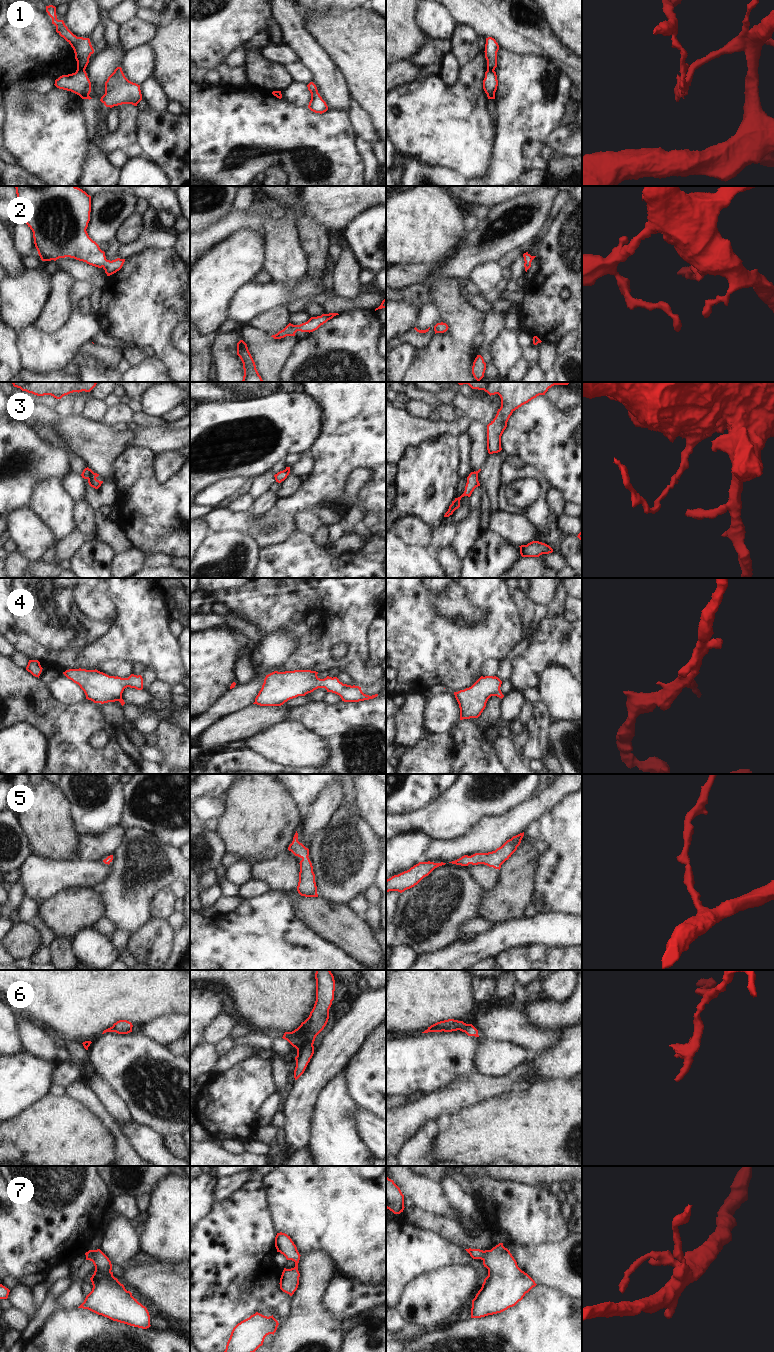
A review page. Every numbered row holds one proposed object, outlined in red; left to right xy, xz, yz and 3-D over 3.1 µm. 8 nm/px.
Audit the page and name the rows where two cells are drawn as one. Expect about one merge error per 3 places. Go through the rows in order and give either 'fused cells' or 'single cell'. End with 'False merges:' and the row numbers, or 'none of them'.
1: fused cells
2: single cell
3: fused cells
4: single cell
5: single cell
6: single cell
7: single cell
False merges: 1, 3

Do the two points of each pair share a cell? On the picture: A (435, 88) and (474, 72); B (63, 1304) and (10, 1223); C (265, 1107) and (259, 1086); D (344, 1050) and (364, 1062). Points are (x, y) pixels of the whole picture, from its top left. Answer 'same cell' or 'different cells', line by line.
A: same cell
B: different cells
C: different cells
D: different cells

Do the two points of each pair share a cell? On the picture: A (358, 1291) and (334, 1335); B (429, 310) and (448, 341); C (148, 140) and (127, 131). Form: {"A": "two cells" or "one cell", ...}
{"A": "two cells", "B": "two cells", "C": "two cells"}

